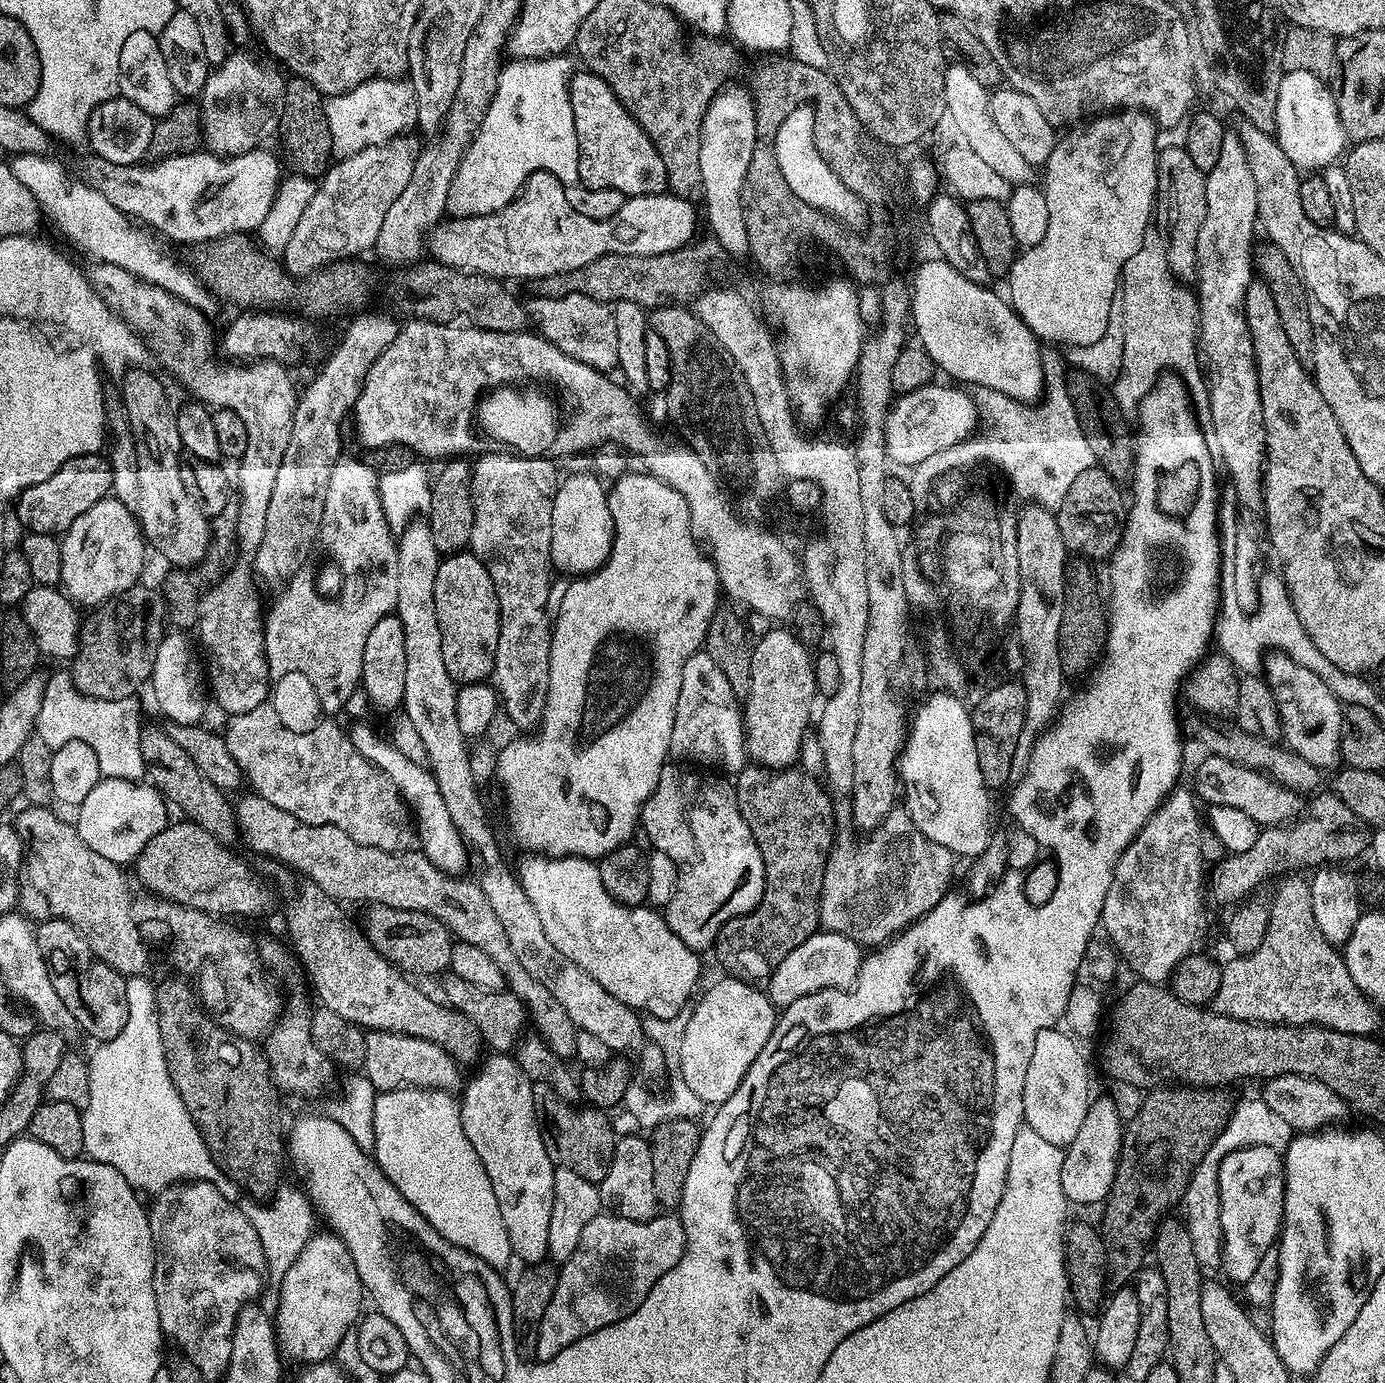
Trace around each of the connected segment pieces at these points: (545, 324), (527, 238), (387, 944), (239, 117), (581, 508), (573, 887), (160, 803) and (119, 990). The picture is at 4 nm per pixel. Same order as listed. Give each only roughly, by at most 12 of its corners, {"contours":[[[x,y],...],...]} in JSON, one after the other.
{"contours":[[[533,295],[539,335],[593,366],[621,359],[612,308]],[[554,174],[501,212],[448,218],[437,264],[505,282],[666,254],[693,201],[630,196],[595,220]],[[372,904],[368,941],[405,974],[449,971],[454,937],[425,912]],[[236,50],[199,97],[203,147],[251,152],[277,135],[285,81]],[[563,477],[552,501],[552,563],[579,578],[612,549],[601,477]],[[591,859],[518,867],[546,938],[618,1002],[670,1019],[697,949],[619,904]],[[97,779],[74,827],[131,865],[170,823],[148,782]],[[70,922],[35,929],[42,962],[81,1033],[126,1026],[126,978]]]}

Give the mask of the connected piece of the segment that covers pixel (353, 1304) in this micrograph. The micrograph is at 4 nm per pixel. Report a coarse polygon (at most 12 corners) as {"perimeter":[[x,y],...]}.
{"perimeter":[[317,1231],[284,1272],[276,1342],[335,1357],[366,1300],[346,1242]]}

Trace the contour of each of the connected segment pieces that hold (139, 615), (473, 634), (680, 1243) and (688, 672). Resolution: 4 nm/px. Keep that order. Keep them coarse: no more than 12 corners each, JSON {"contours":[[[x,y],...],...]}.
{"contours":[[[137,586],[93,607],[70,660],[90,699],[135,696],[166,635]],[[475,552],[434,578],[442,662],[457,685],[492,676],[500,611]],[[679,1215],[595,1216],[542,1314],[535,1359],[638,1310],[678,1266]],[[703,650],[683,666],[670,754],[738,773],[740,702]]]}

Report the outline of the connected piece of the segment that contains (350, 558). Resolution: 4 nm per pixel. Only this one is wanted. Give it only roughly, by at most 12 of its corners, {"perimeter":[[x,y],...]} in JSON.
{"perimeter":[[336,461],[319,539],[341,573],[398,544],[380,505],[377,469]]}

